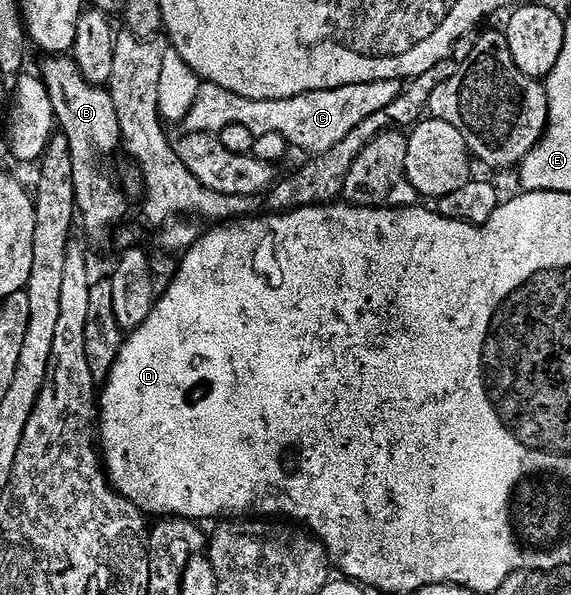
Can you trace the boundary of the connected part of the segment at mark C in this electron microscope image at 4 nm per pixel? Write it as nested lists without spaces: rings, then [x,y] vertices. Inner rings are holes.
[[[388,79],[343,85],[339,89],[326,91],[308,91],[299,97],[279,101],[255,101],[239,97],[214,83],[202,82],[195,97],[195,105],[191,105],[191,113],[186,117],[184,126],[220,129],[227,125],[243,125],[251,129],[254,137],[277,133],[294,148],[297,146],[301,151],[318,153],[338,145],[339,141],[347,137],[351,129],[355,129],[361,121],[367,120],[367,117],[380,111],[385,112],[387,107],[399,97],[402,88],[398,80]]]

